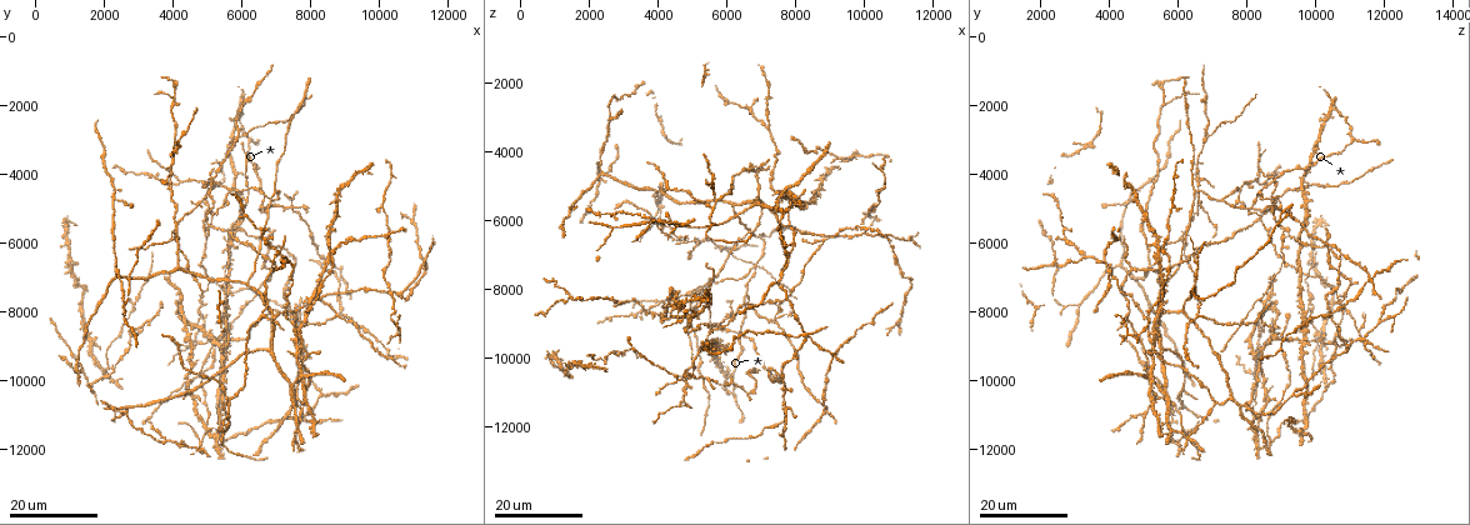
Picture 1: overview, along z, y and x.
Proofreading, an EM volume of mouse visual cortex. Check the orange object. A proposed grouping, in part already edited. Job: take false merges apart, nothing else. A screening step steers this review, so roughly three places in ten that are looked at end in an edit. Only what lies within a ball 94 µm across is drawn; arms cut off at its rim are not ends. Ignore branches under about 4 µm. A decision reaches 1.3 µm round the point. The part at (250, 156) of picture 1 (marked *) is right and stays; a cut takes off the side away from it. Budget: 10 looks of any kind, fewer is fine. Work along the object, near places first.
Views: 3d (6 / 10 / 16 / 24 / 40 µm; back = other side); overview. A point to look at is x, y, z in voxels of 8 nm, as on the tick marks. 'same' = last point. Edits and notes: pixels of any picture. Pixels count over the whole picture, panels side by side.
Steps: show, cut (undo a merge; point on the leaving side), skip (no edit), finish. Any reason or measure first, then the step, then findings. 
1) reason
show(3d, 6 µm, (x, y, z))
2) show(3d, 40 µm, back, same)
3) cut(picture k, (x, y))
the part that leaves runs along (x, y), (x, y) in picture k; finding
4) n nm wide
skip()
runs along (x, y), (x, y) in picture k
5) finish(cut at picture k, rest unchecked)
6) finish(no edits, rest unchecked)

small branch off a trunk
show(3d, 16 µm, (4100, 1900, 5600))

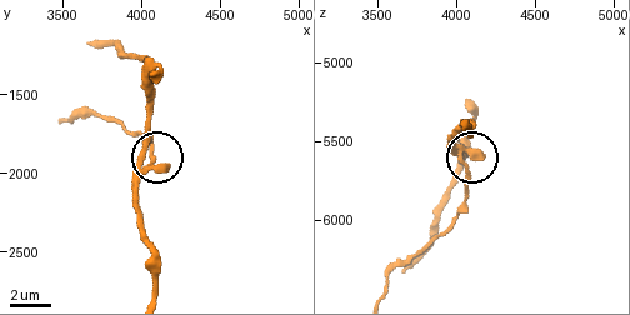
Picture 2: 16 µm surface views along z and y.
show(3d, 10 µm, (4040, 1940, 5620))

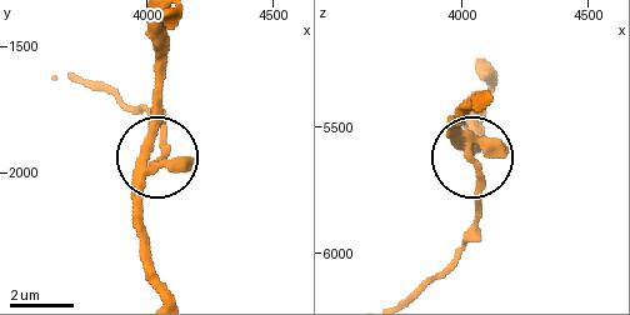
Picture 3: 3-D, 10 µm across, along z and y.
cut(picture 3, (194, 163))
the part that leaves runs along (465, 136), (478, 174), (478, 206), (461, 246), (414, 290) in picture 3; two neurons meet here

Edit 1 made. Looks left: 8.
arms part here
show(3d, 24 µm, (7200, 6400, 3200))

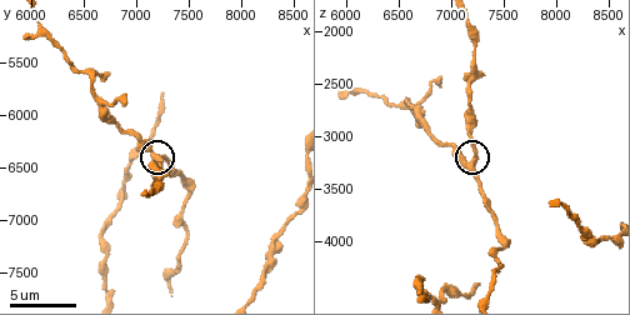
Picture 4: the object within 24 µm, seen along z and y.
show(3d, 10 µm, (7180, 6380, 3260))

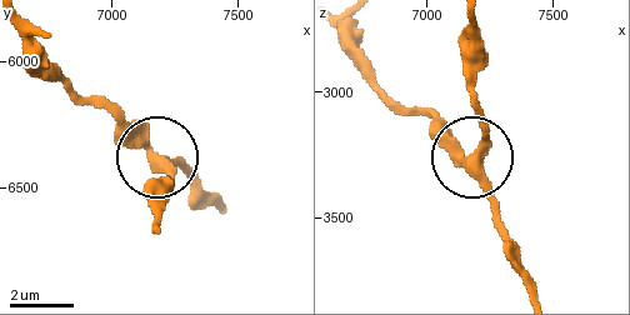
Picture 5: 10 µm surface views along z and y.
360 nm wide
skip()
runs along (534, 293), (499, 220), (490, 180), (424, 110) in picture 5; one neuron here

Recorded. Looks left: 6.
a fork
show(3d, 16 µm, (5500, 10500, 5600))

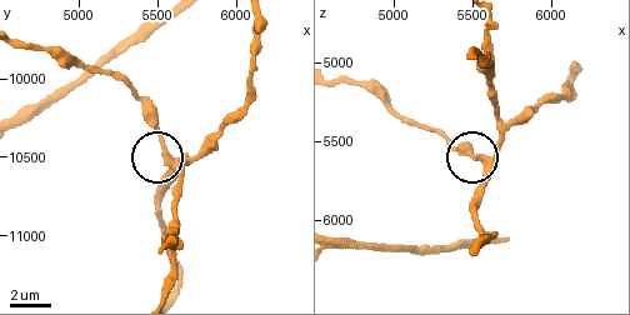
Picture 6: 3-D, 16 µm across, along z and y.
show(3d, 10 µm, (5560, 10520, 5620))

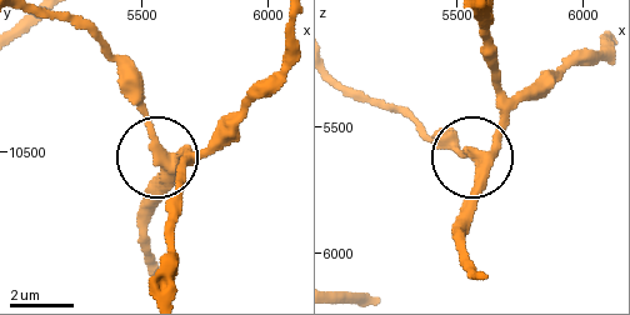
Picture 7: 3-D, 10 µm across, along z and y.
3 arms
skip()
continuous, no second neuron

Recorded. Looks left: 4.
show(overview)

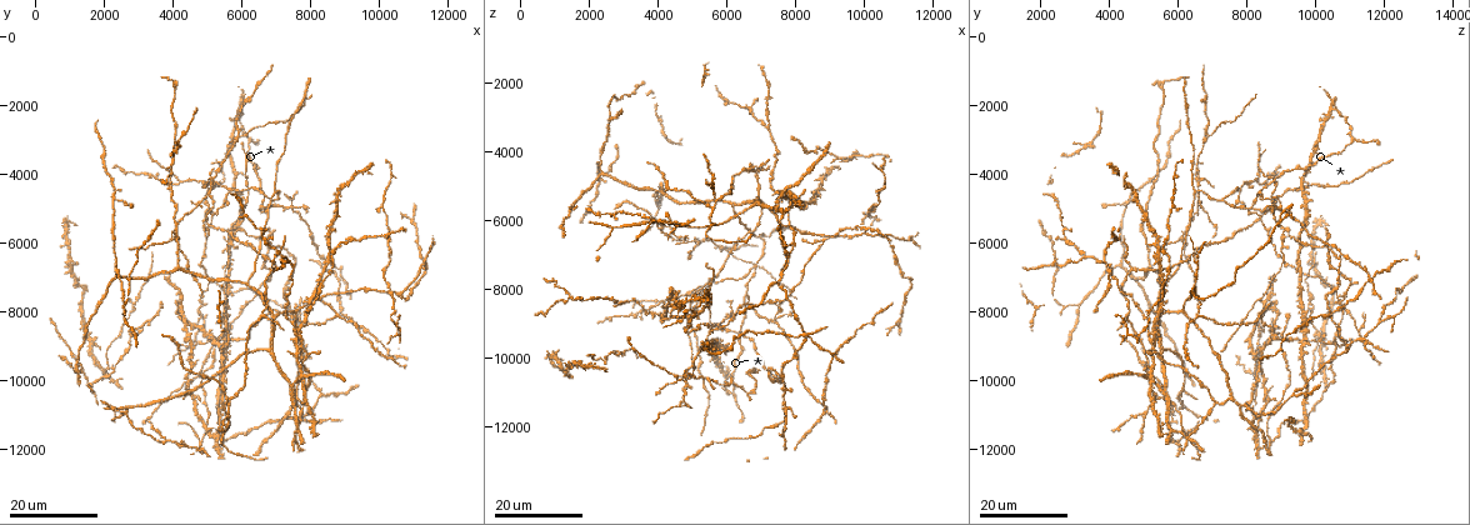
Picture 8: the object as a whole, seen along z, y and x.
branch point
show(3d, 24 µm, (6600, 8200, 4500))

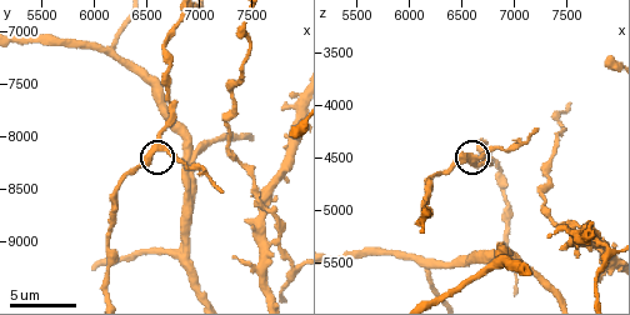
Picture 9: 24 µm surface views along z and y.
show(3d, 6 µm, (6640, 8120, 4480))

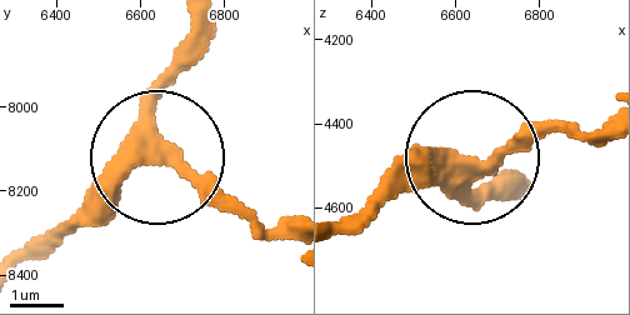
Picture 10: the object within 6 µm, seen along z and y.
side arm 6 µm
skip()
runs along (190, 33), (150, 140), (254, 230) in picture 10; one neuron here

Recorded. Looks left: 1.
finish(cut at picture 3, rest unchecked)

